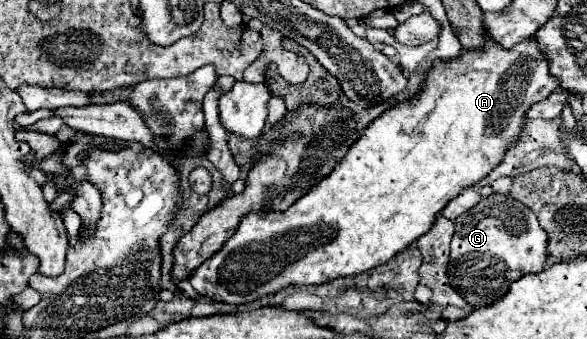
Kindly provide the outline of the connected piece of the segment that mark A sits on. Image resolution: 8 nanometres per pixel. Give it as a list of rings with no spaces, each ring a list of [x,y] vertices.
[[[492,39],[488,41],[488,45],[484,47],[484,53],[468,53],[464,51],[458,59],[452,61],[438,61],[434,65],[434,69],[428,73],[428,79],[422,87],[422,91],[412,97],[406,103],[398,103],[396,107],[392,107],[390,111],[382,113],[378,119],[374,119],[358,137],[358,141],[348,149],[348,153],[344,155],[344,159],[332,169],[330,175],[326,175],[322,181],[318,181],[318,185],[314,185],[304,197],[300,197],[290,209],[286,211],[272,211],[272,213],[264,213],[264,215],[246,215],[240,221],[240,227],[236,229],[236,233],[224,243],[224,247],[220,251],[216,251],[212,257],[208,257],[190,277],[192,287],[198,291],[198,295],[202,297],[210,297],[210,299],[218,299],[222,303],[250,303],[256,301],[264,295],[274,295],[276,291],[288,287],[288,285],[318,285],[318,283],[328,283],[332,279],[338,277],[348,277],[348,275],[358,275],[364,273],[368,269],[374,269],[376,265],[384,265],[388,263],[394,255],[402,253],[408,245],[412,245],[420,235],[424,235],[430,225],[436,221],[436,215],[446,207],[446,203],[454,197],[460,195],[460,191],[464,191],[470,185],[476,185],[482,177],[486,177],[500,161],[504,155],[504,149],[508,149],[508,145],[516,139],[516,133],[520,133],[520,125],[524,123],[524,109],[528,109],[528,105],[542,101],[544,97],[548,97],[548,93],[552,93],[556,89],[556,79],[548,73],[548,61],[544,61],[544,53],[540,53],[536,39],[526,39],[520,41],[518,45],[514,45],[510,51],[508,49],[500,49],[500,45],[496,45]]]

